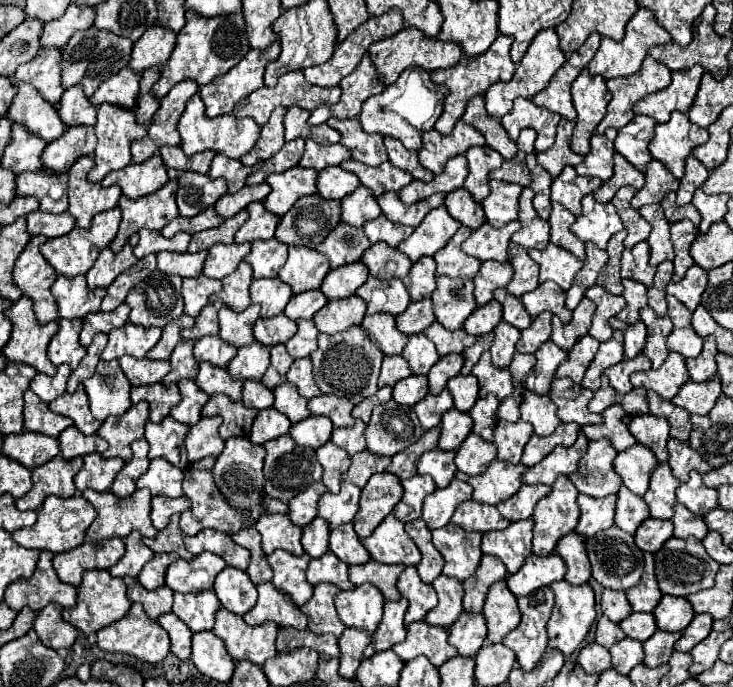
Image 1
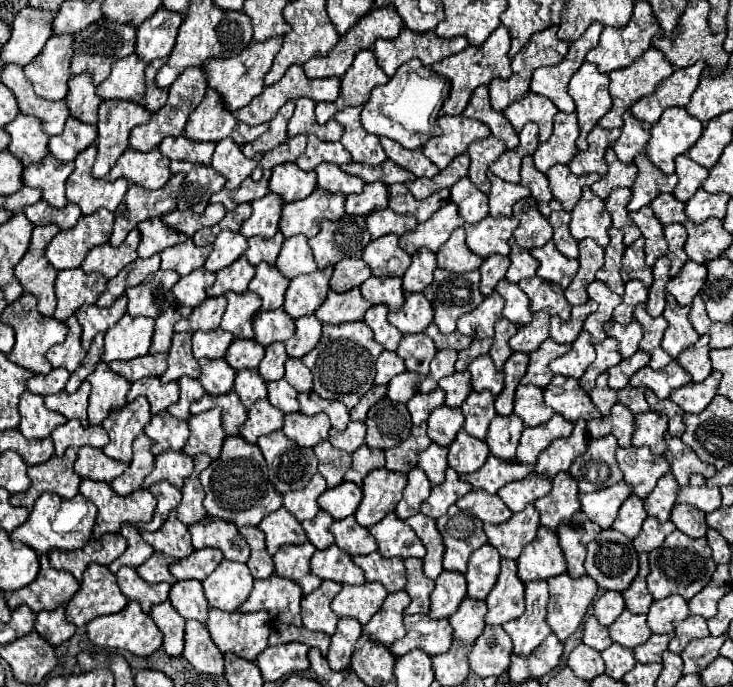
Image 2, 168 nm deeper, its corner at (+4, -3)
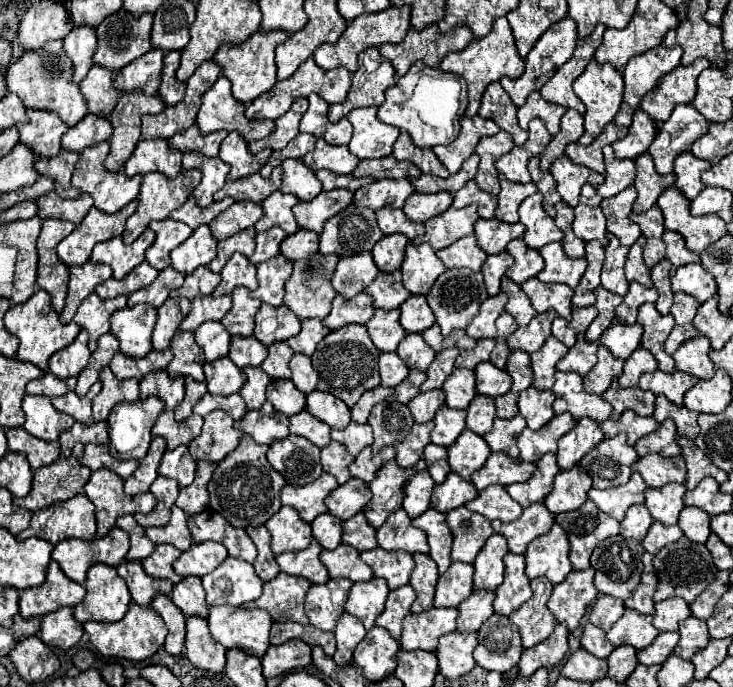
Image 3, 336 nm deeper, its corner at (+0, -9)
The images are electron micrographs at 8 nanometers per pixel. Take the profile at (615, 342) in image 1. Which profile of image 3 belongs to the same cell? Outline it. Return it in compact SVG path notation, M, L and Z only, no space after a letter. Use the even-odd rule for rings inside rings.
M599 345L597 357L599 357L597 365L593 367L593 371L589 371L589 377L583 379L585 391L593 393L593 395L601 395L611 385L613 377L621 375L623 365L625 365L623 359L615 359L611 355L611 351L607 347L603 347L603 345Z

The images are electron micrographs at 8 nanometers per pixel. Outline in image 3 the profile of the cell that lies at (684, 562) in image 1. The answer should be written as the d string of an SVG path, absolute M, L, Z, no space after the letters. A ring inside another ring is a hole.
M681 537L675 545L667 545L659 553L655 553L653 565L659 579L659 585L653 597L655 601L665 601L669 597L683 597L687 603L693 603L711 585L711 581L717 575L717 567L707 547L687 541L687 537Z

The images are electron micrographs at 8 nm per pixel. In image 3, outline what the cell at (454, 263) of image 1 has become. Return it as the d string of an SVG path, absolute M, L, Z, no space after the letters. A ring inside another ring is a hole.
M467 235L449 247L437 251L437 257L445 263L447 269L453 267L467 267L471 271L481 271L483 259L487 259L487 253L477 245L475 235Z

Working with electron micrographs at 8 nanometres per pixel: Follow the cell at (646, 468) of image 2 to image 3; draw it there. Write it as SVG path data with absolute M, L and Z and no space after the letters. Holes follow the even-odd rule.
M645 455L639 457L631 467L633 473L639 473L647 487L663 487L665 483L685 483L685 461L683 457L663 457L663 455Z

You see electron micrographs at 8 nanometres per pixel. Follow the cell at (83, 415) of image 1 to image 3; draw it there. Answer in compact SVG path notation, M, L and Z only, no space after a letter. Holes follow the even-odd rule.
M97 381L97 383L89 389L89 393L87 393L85 397L79 397L79 395L75 395L75 393L67 393L67 395L61 395L61 397L53 397L51 403L53 403L55 409L59 409L59 411L71 415L75 421L85 423L85 425L91 425L91 423L93 423L93 419L91 419L91 401L93 401L93 397L95 397L99 391L101 391L101 383Z

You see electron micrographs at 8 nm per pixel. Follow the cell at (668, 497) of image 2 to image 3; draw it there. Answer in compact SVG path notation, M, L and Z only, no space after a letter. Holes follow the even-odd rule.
M667 483L659 489L647 489L645 507L649 509L655 521L661 521L663 525L675 525L683 509L683 495L685 485L679 483Z

